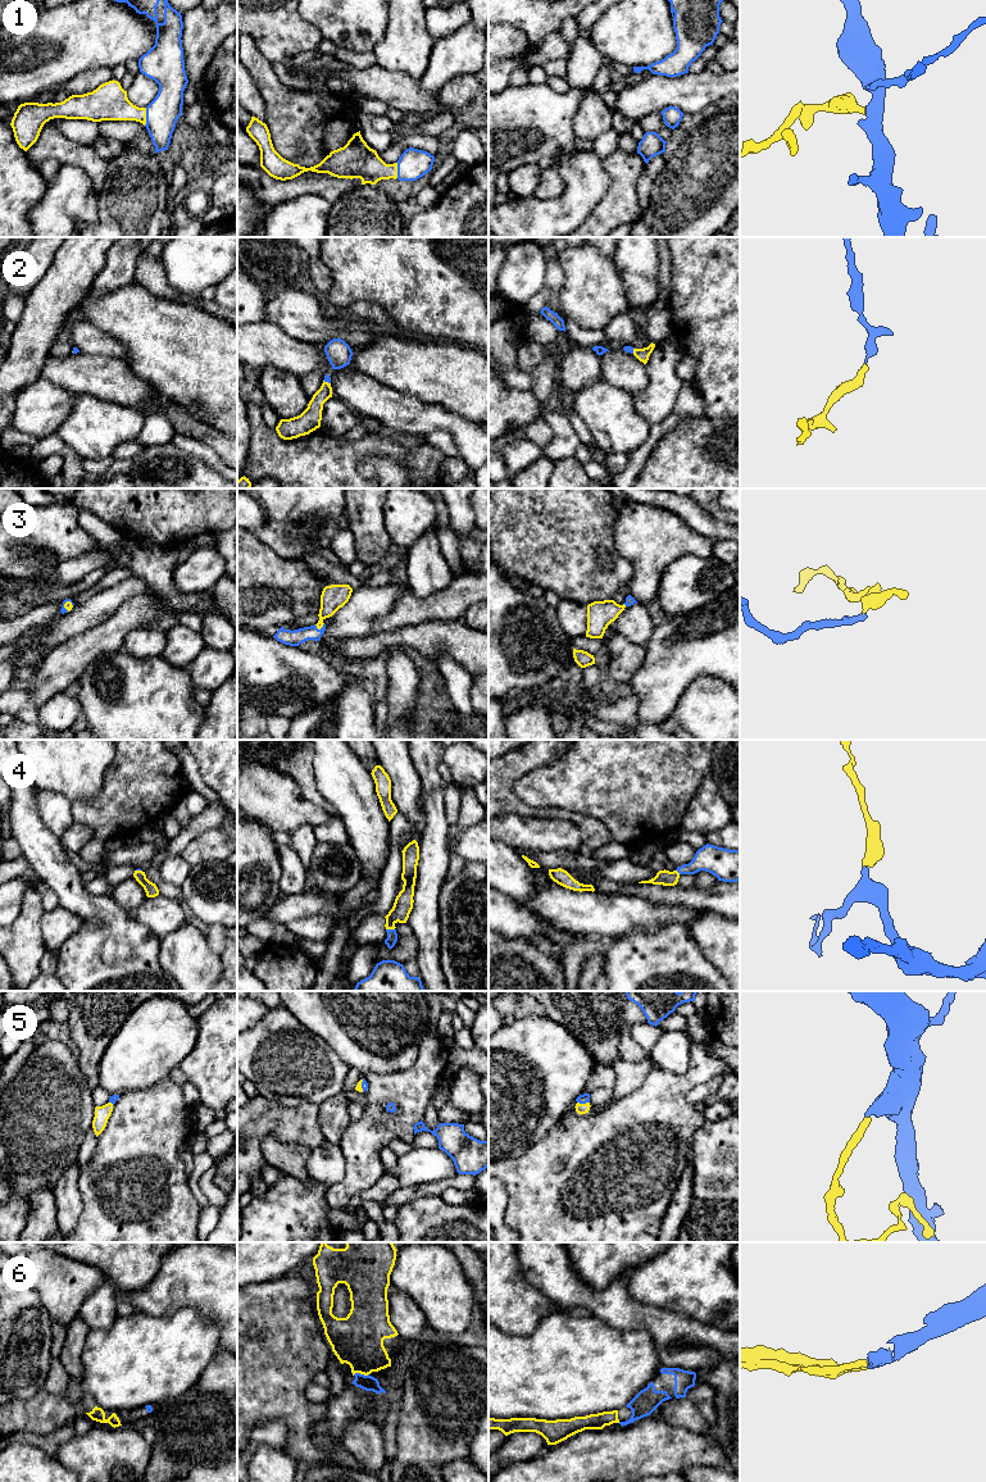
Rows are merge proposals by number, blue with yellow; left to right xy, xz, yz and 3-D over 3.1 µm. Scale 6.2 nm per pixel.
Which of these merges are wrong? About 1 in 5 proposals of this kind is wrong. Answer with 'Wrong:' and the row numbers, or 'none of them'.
Wrong: none of them

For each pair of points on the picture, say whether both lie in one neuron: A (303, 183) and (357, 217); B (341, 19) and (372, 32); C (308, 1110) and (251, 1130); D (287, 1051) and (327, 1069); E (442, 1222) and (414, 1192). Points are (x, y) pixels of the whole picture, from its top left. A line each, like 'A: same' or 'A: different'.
A: different
B: same
C: same
D: same
E: different

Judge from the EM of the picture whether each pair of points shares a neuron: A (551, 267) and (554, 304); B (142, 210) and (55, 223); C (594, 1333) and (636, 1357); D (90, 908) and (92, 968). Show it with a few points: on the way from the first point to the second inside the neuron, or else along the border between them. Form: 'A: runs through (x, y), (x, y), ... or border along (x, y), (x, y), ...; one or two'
A: runs through (554, 276), (554, 295); one
B: runs through (121, 216), (77, 216); one
C: runs through (604, 1344), (617, 1357), (626, 1357); one
D: runs through (92, 923), (92, 953); one

